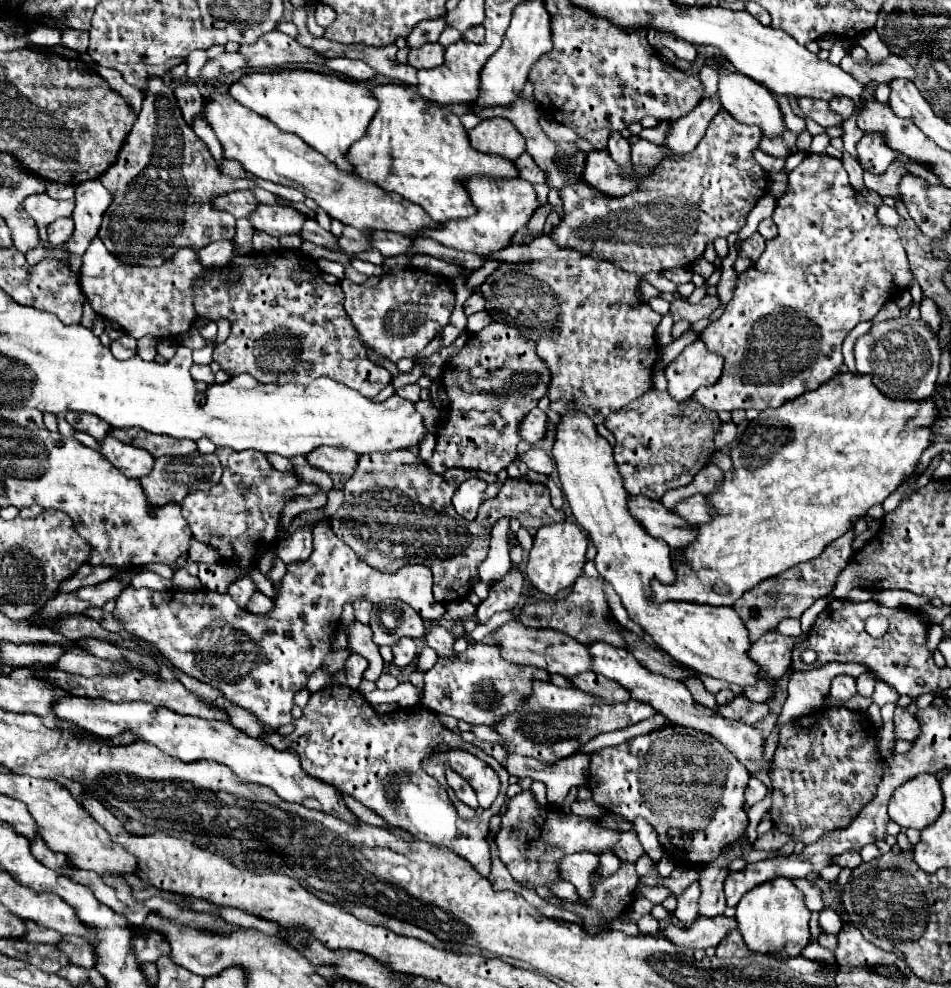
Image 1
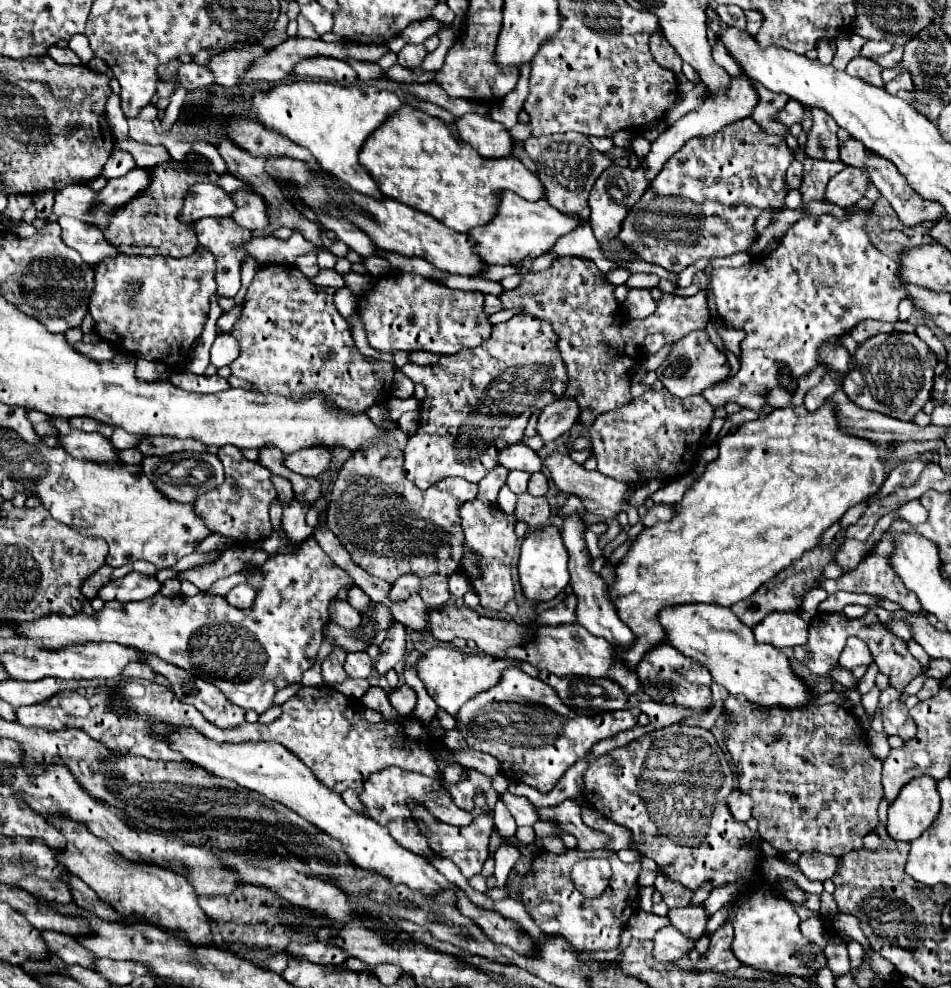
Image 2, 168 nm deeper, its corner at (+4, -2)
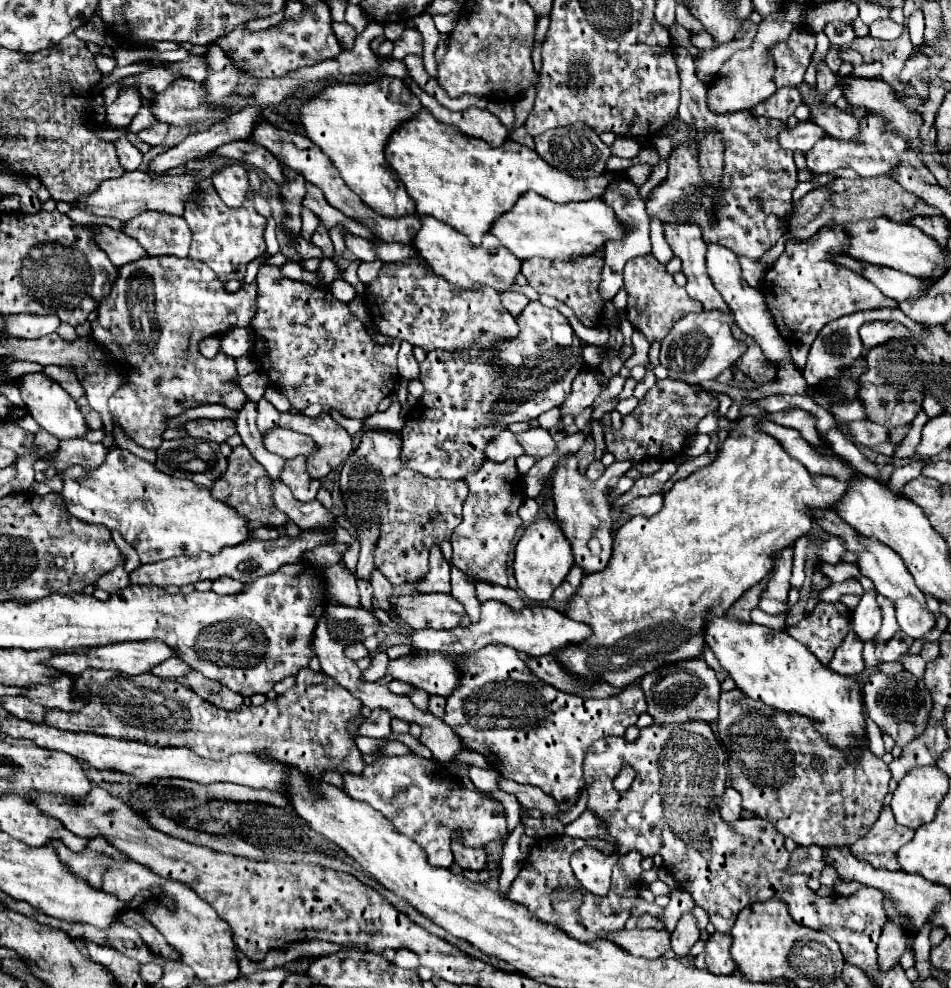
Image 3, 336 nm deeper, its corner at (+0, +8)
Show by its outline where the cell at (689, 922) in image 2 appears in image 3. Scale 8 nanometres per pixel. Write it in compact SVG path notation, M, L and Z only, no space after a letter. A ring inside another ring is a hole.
M683 914L677 928L671 934L671 950L677 956L689 956L691 946L699 940L699 928L693 914Z

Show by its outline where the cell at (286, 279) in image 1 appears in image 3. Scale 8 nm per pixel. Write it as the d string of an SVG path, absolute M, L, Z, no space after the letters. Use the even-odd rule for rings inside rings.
M261 266L257 274L257 286L259 310L251 322L251 330L255 332L257 340L251 358L269 376L271 384L287 396L291 408L303 412L309 404L321 404L341 412L347 418L359 420L375 414L379 402L397 386L397 352L401 342L389 340L385 346L375 344L365 332L363 322L347 310L347 304L339 302L329 290L319 290L311 284L283 278L277 266Z

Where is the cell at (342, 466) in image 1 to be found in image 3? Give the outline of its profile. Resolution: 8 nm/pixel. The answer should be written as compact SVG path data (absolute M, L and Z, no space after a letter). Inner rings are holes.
M273 428L271 432L263 434L263 446L281 458L309 456L315 452L315 442L309 436L285 428Z

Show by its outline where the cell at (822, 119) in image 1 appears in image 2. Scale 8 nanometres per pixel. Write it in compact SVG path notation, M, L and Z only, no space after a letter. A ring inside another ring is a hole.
M789 100L787 106L779 112L779 122L783 122L785 126L791 126L795 122L803 122L803 116L805 116L805 106L801 102L795 102L795 100Z

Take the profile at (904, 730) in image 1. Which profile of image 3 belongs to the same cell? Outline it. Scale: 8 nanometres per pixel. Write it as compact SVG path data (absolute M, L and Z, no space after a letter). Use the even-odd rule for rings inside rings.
M901 670L899 674L893 674L893 676L883 672L871 674L863 684L863 700L867 706L869 718L879 726L883 734L891 736L899 748L909 744L915 736L923 734L933 708L931 694L927 692L923 680L913 676L907 670Z

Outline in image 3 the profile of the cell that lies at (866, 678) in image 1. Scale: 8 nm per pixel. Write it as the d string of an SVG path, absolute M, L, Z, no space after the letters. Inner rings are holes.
M849 628L843 644L837 648L829 668L847 676L861 676L865 670L863 662L863 642L855 636L855 630Z

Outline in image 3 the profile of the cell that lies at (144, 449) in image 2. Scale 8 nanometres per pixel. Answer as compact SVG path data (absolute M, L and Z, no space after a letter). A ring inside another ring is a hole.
M225 418L225 420L189 420L185 422L187 432L193 438L201 438L201 440L211 440L211 442L225 442L229 436L233 436L237 432L235 422Z

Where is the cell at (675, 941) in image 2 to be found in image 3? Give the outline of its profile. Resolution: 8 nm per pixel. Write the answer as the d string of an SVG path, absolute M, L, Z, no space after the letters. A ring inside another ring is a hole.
M619 930L619 932L611 932L611 936L607 936L607 940L611 940L613 944L619 944L619 948L623 948L625 952L629 952L631 956L643 956L649 960L661 958L669 948L671 948L671 934L667 930Z

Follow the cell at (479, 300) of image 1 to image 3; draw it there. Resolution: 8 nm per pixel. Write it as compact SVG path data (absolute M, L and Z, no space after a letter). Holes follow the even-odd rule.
M505 292L505 294L501 294L501 302L509 310L511 316L519 316L519 312L529 304L529 300L523 292Z

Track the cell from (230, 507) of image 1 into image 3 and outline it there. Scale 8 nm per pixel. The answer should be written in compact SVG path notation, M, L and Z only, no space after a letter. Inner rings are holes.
M237 446L233 448L233 454L229 456L229 468L227 472L213 484L211 494L217 500L223 500L225 504L233 506L239 514L243 514L247 520L257 520L265 526L281 526L285 524L289 518L287 514L283 514L281 510L275 508L273 500L271 500L271 478L267 476L265 468L251 456L251 452L245 446Z

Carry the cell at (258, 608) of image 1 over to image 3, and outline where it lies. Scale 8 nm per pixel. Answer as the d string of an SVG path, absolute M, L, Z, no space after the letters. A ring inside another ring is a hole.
M223 576L223 580L215 580L213 588L215 594L239 594L243 590L243 584L239 580L227 580L227 576Z

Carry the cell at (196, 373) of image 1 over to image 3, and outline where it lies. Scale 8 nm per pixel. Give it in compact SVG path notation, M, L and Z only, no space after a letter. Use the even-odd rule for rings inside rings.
M209 336L209 338L201 340L199 352L201 352L205 358L215 358L215 354L219 352L219 338L217 338L217 336Z

